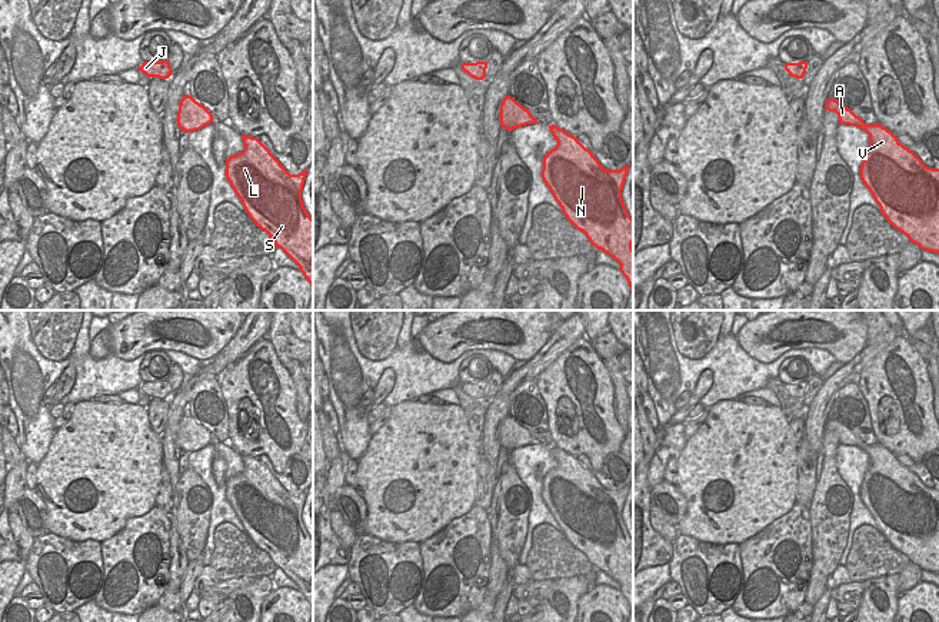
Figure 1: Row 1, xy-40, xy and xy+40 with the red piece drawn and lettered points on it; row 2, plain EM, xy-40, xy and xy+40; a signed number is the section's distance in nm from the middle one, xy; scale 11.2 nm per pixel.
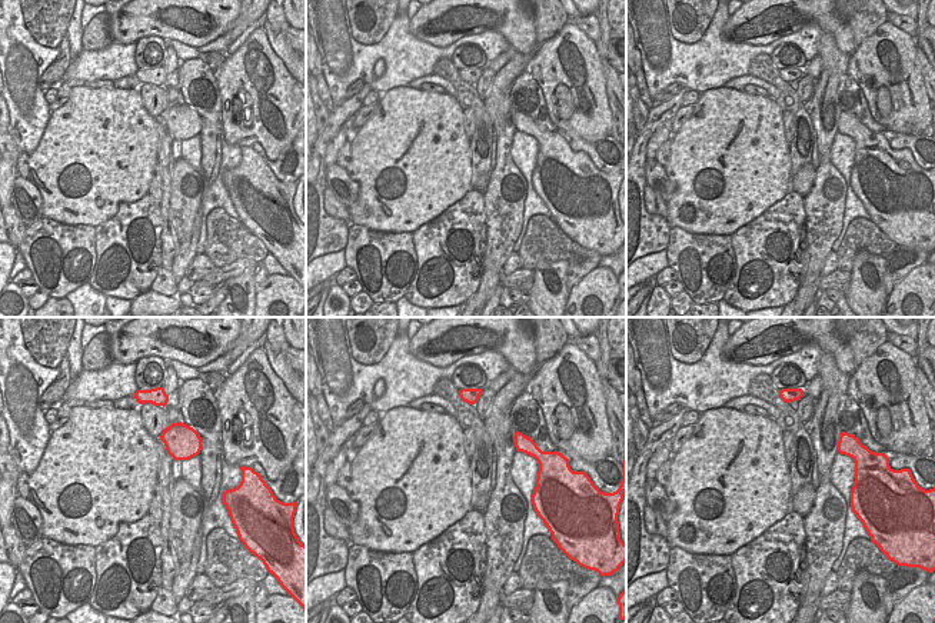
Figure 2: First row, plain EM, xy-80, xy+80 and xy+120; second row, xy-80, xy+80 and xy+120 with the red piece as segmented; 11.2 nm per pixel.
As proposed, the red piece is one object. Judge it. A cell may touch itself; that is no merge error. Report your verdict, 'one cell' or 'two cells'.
one cell

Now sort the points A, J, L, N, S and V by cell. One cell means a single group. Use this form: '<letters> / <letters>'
A J L N S V

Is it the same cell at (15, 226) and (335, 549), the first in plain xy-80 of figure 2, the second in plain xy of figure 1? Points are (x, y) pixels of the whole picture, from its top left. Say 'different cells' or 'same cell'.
different cells

